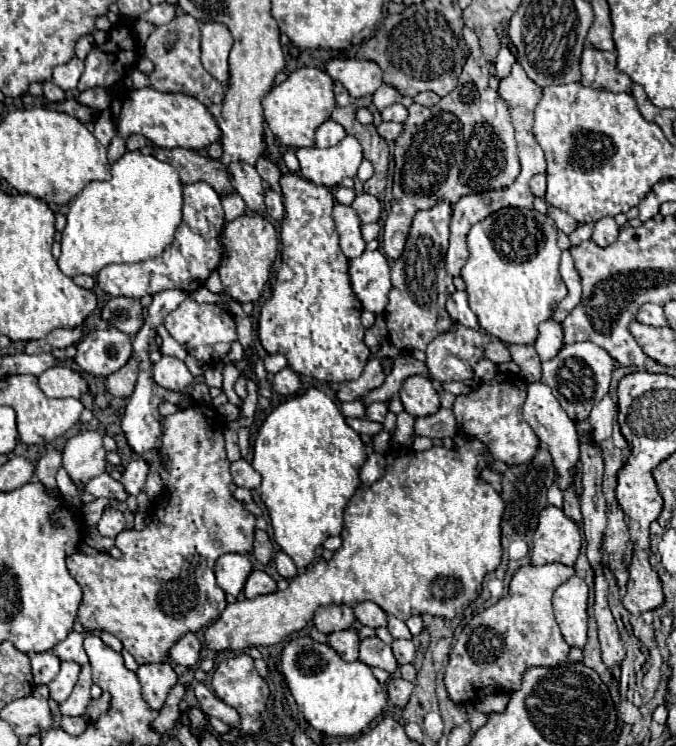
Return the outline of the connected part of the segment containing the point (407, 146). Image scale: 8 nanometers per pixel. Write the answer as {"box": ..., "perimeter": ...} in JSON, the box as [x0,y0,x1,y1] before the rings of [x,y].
{"box":[382,39,520,259],"perimeter":[[[478,39],[466,41],[470,45],[470,57],[464,63],[462,75],[458,79],[458,85],[452,93],[440,99],[434,107],[424,107],[418,103],[412,103],[408,107],[408,119],[404,123],[402,135],[394,143],[394,187],[392,187],[392,209],[384,223],[382,233],[382,247],[390,259],[398,259],[404,241],[408,237],[410,223],[414,219],[414,213],[420,209],[430,209],[436,205],[436,201],[448,199],[450,203],[456,203],[460,197],[470,193],[482,193],[488,189],[502,189],[508,187],[520,173],[518,163],[518,151],[516,151],[516,139],[514,139],[514,127],[510,123],[510,113],[506,107],[506,101],[488,87],[490,79],[490,63],[482,55],[478,47]]]}

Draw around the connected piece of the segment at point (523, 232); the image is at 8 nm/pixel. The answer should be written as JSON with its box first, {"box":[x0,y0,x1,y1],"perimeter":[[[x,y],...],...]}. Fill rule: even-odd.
{"box":[462,209,566,345],"perimeter":[[[500,209],[476,223],[468,233],[470,259],[462,269],[470,309],[476,313],[480,327],[504,343],[532,345],[538,337],[538,325],[552,317],[554,307],[566,297],[566,285],[558,273],[560,249],[556,245],[556,229],[550,219],[536,209]]]}

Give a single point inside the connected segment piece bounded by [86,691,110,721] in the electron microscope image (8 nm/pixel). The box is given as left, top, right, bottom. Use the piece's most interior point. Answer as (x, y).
(99, 706)

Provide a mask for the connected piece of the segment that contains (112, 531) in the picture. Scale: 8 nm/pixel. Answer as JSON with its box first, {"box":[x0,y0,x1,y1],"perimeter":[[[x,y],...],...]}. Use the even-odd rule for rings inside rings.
{"box":[98,507,126,537],"perimeter":[[[106,507],[104,513],[102,513],[102,519],[98,523],[98,531],[104,535],[104,537],[116,537],[118,533],[122,533],[126,529],[126,519],[124,515],[114,509],[114,507]]]}

